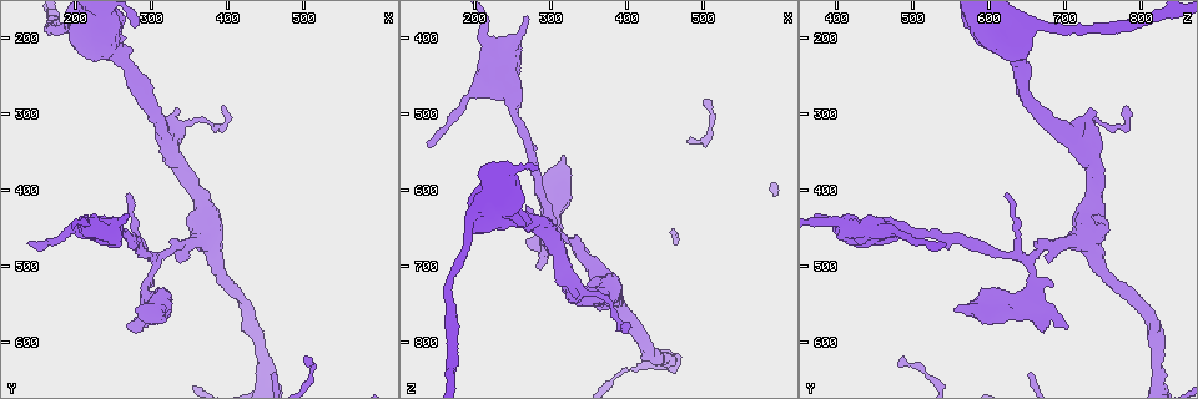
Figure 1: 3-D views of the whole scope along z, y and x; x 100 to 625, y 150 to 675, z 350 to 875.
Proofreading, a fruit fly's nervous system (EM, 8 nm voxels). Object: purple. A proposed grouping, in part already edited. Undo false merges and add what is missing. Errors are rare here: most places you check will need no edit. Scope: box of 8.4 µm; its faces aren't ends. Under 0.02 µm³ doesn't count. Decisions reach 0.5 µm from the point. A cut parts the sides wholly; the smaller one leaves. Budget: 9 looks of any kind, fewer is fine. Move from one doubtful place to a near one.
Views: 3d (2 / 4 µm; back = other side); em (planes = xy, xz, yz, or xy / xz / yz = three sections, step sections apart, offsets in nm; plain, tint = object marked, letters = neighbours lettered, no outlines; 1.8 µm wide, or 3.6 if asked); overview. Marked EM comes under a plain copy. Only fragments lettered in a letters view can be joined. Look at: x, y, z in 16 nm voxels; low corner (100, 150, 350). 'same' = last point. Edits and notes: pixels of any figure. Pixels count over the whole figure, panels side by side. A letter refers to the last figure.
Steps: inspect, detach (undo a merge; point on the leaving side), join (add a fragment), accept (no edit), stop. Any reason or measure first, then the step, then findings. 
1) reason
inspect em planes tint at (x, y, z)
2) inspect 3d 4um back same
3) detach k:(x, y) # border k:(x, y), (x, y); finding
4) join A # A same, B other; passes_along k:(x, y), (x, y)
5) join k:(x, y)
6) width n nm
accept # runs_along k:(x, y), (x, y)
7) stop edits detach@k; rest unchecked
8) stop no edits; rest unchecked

branch stops here
inspect 3d 4um at (280, 580, 705)

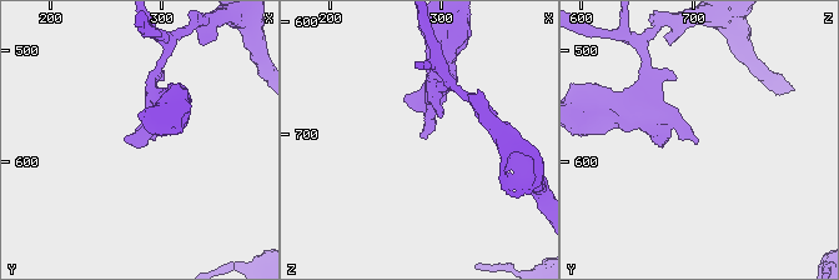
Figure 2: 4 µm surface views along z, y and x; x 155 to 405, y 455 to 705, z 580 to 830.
inspect em xy step 16 tint at (284, 584, 702)

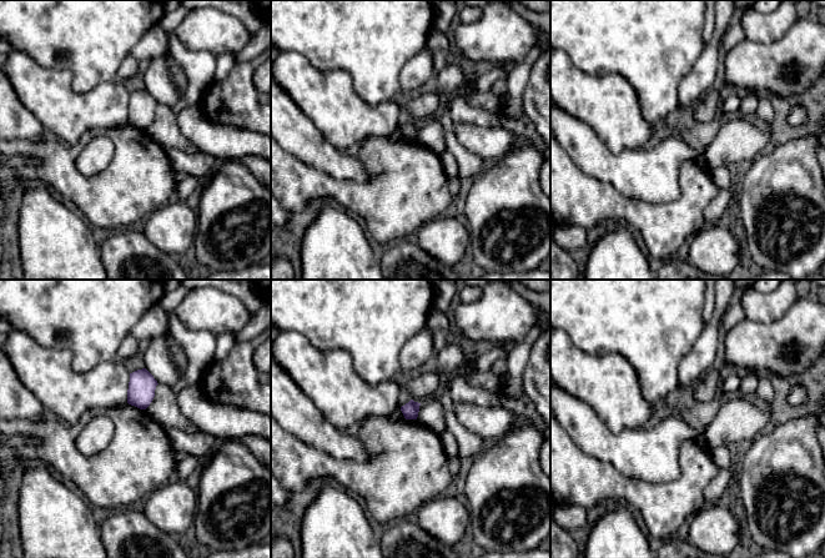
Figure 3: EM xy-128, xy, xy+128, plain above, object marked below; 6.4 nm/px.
inspect em planes letters same

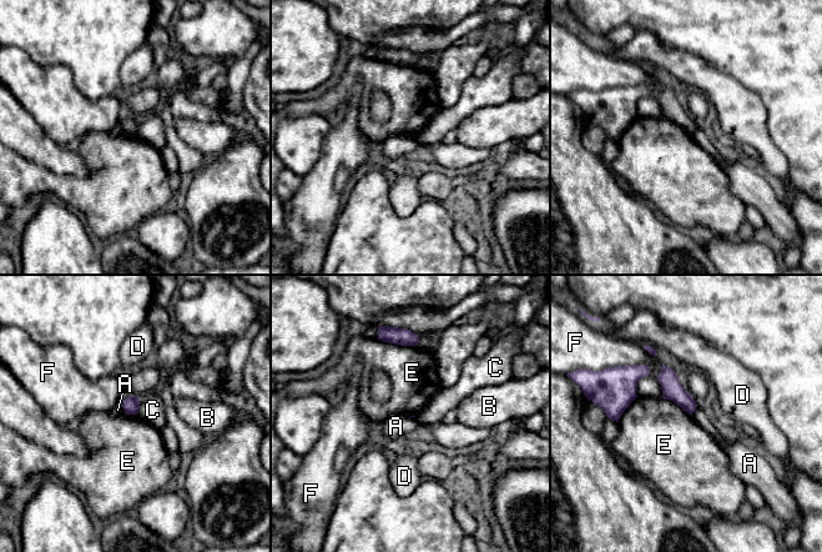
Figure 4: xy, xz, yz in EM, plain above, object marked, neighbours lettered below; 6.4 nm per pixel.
accept # A other, B other, C other, D other, E other, F other; none of them fits

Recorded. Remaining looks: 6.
thin end
inspect 3d 2um at (265, 405, 620)

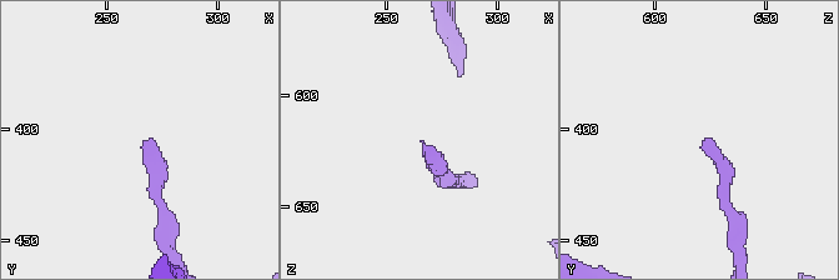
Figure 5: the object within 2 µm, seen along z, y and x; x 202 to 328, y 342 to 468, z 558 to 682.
shape alone is not enough
inspect em yz step 16 letters at (267, 406, 622)

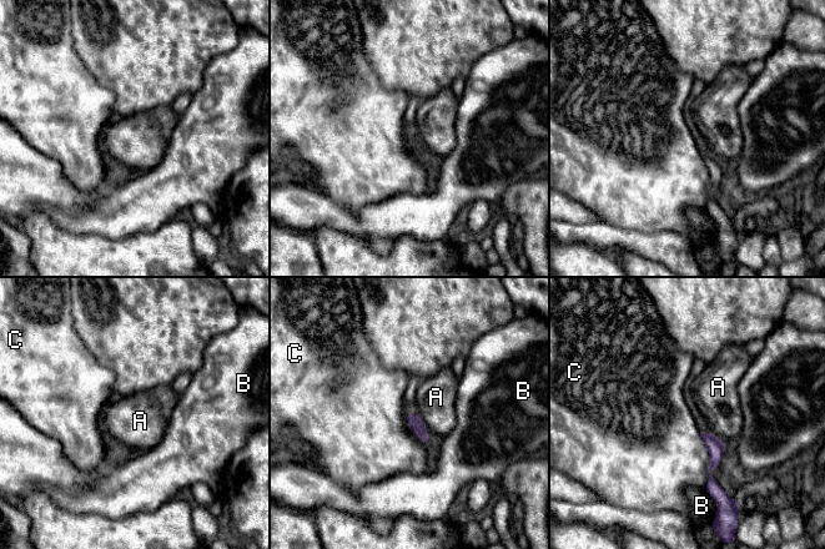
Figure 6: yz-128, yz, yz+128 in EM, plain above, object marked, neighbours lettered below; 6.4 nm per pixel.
cut it another way
inspect em xz step 16 letters same

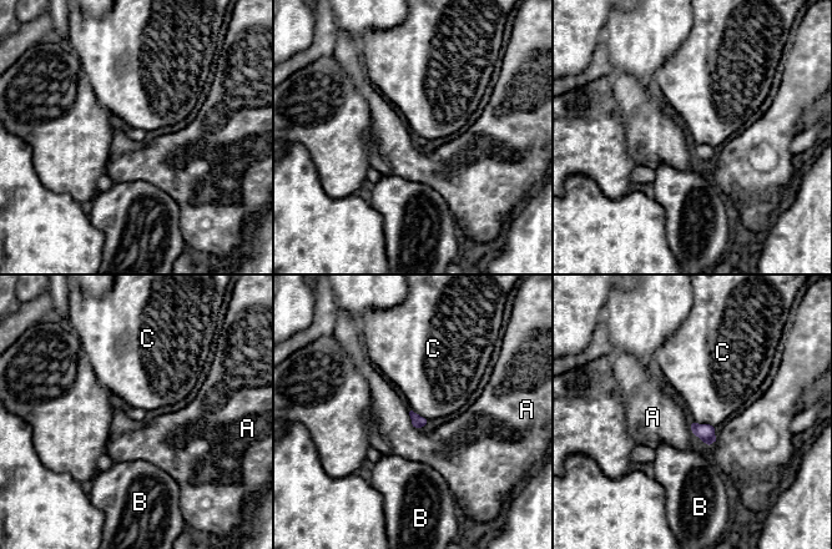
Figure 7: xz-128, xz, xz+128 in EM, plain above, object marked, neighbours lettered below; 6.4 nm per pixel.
accept # A other, B other, C other; border 7:(691, 423), (709, 423), (714, 428); no lettered fragment goes on from it

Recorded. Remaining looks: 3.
a fork
inspect em planes tint at (385, 440, 725)

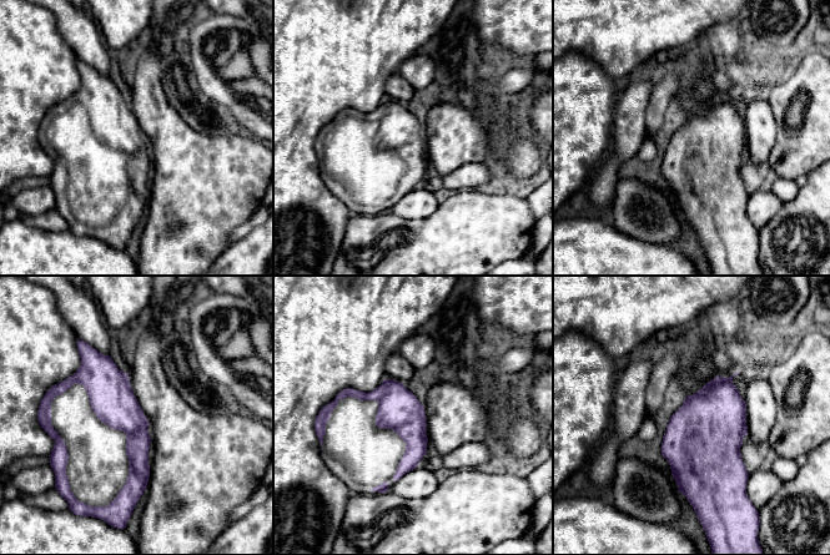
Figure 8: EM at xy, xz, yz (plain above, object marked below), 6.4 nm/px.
inspect em planes letters same

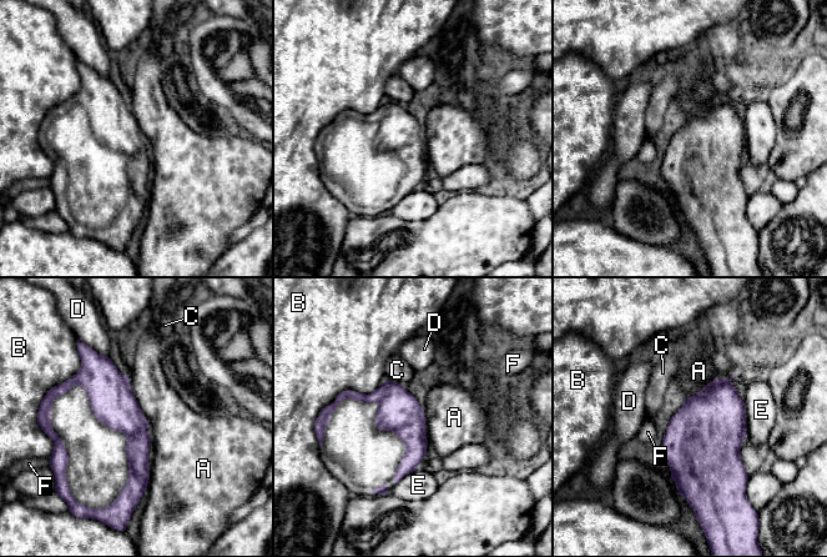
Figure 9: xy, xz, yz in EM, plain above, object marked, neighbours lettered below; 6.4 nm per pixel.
width 280 nm
accept # A other, B other, C other, D other, E other, F other; all the same neuron

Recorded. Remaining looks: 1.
branch stops here
inspect em planes letters at (315, 560, 560)

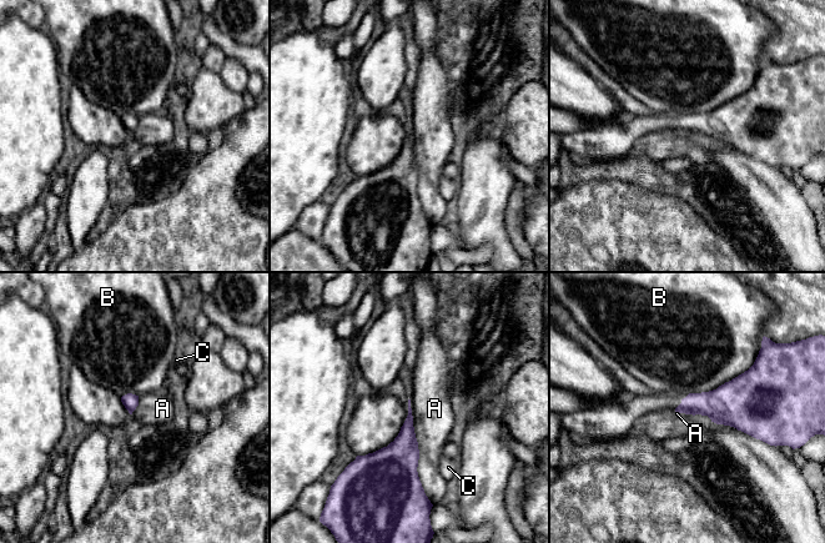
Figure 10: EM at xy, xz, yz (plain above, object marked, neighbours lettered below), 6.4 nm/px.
accept # A other, B other, C other; no lettered fragment goes on from it

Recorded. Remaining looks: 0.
stop no edits; rest unchecked

